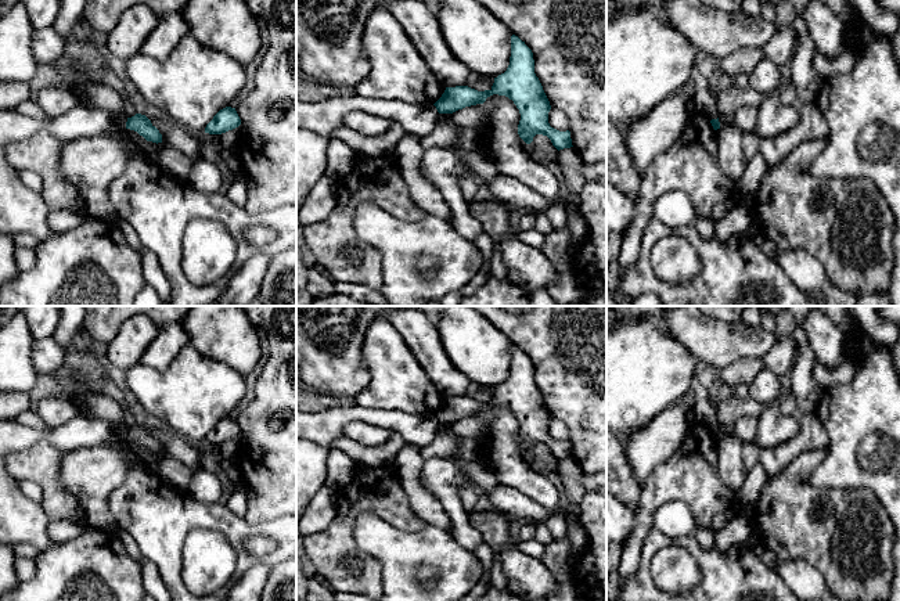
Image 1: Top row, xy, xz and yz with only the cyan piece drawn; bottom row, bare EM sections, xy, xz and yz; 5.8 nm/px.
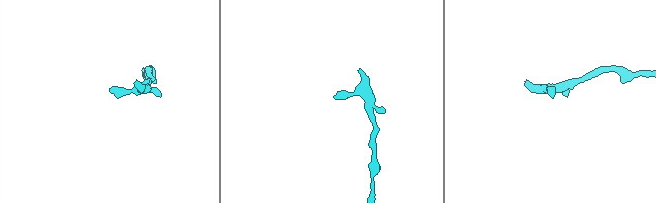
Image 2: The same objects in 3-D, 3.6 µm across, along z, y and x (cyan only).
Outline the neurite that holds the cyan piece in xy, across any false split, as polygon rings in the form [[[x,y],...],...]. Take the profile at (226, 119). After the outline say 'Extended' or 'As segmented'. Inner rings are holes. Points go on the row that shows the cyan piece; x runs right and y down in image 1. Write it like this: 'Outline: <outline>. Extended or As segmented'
Outline: [[[226,107],[220,109],[213,119],[206,125],[205,133],[209,134],[222,134],[228,130],[233,130],[241,125],[241,119],[235,108]]]. As segmented

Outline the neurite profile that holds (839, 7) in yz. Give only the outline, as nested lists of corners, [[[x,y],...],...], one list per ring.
[[[825,0],[825,4],[839,18],[842,24],[850,21],[850,14],[847,11],[847,0]]]

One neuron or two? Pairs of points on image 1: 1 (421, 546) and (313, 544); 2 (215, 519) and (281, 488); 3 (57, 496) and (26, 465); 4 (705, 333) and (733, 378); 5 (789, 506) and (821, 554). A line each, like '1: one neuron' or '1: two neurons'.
1: two neurons
2: two neurons
3: one neuron
4: two neurons
5: one neuron

